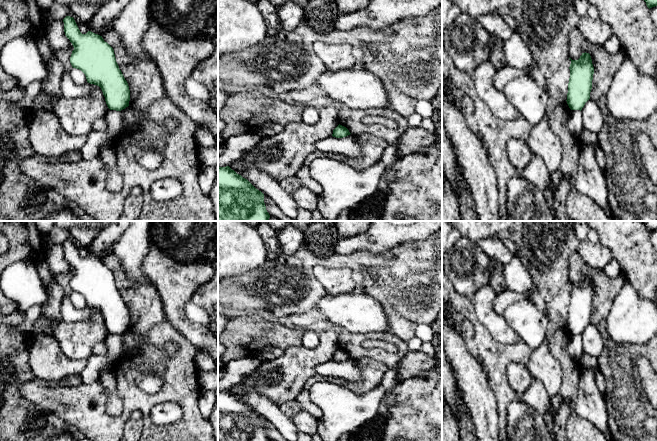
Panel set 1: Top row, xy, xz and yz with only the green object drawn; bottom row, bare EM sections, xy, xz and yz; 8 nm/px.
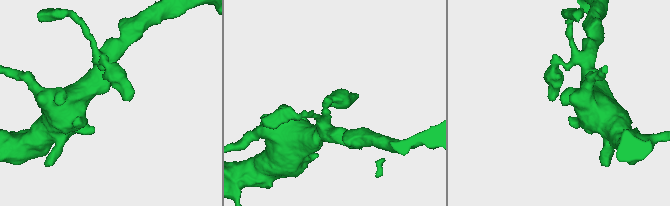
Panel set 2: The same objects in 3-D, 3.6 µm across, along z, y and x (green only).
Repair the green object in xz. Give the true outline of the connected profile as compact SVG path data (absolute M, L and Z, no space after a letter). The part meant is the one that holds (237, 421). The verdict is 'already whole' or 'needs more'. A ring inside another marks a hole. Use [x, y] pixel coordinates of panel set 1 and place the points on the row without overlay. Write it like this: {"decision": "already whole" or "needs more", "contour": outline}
{"decision": "already whole", "contour": "M229 390L218 391L218 441L270 441L264 418Z"}

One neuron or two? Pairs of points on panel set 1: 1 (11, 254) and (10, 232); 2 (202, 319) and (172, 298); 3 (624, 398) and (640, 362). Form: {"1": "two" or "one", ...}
{"1": "one", "2": "two", "3": "two"}

